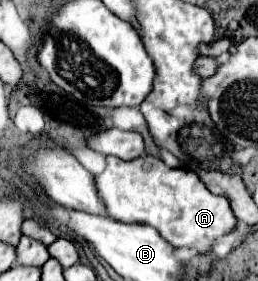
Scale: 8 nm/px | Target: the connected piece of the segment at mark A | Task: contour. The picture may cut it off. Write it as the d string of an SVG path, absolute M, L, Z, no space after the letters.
M107 129L93 135L89 139L89 147L103 155L115 155L107 157L105 171L95 177L109 217L121 223L151 225L159 229L161 237L173 247L189 247L197 253L209 253L217 239L235 229L237 217L229 201L221 195L213 195L195 171L187 171L185 167L167 167L159 157L141 157L145 153L141 133Z

